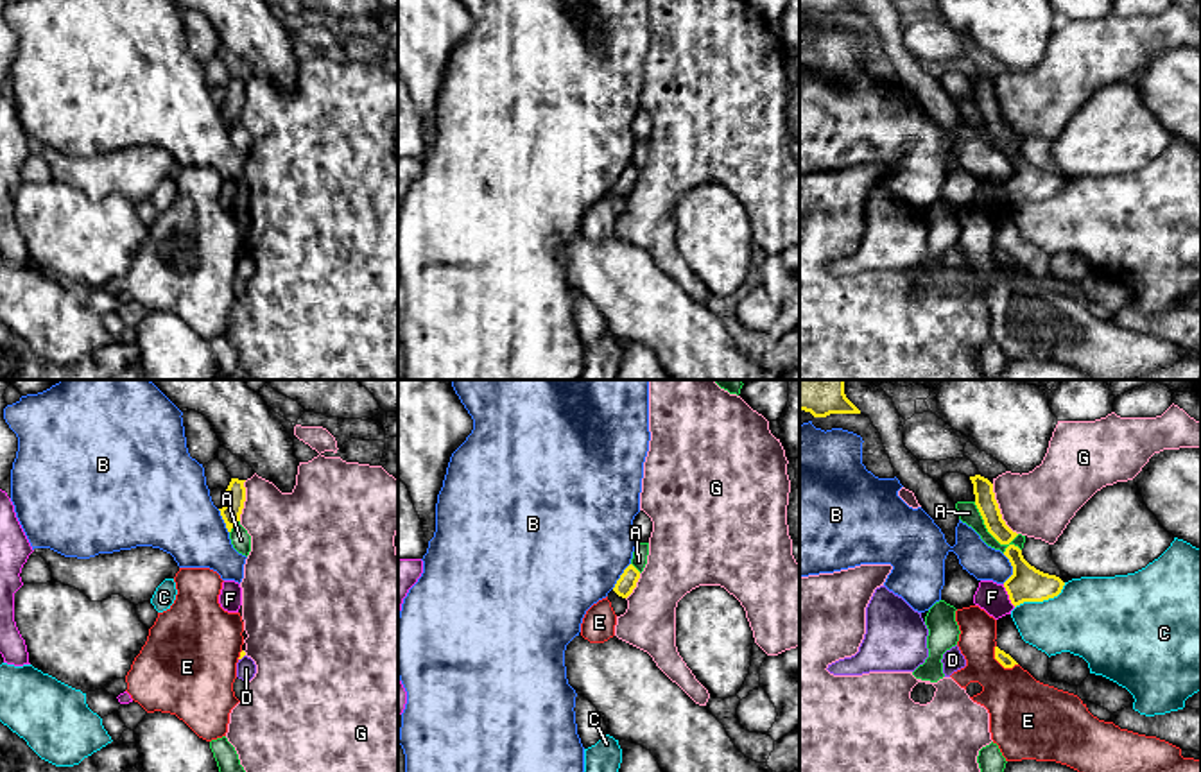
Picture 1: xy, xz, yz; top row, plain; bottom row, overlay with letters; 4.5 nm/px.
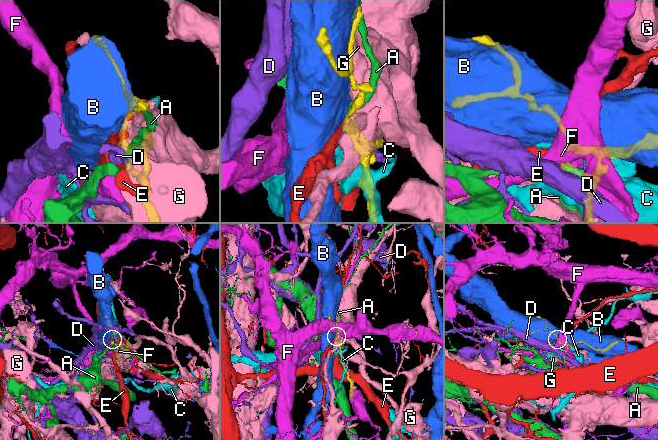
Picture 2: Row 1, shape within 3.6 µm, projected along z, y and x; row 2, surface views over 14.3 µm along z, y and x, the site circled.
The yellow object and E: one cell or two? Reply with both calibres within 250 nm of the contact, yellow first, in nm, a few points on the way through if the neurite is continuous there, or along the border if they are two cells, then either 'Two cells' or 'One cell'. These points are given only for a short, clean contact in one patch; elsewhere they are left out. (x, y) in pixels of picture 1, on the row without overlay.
Thickness 60 nm (yellow) against 320 nm. Two cells

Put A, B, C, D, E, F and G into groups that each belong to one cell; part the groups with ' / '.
A / B / C / D / E / F / G

